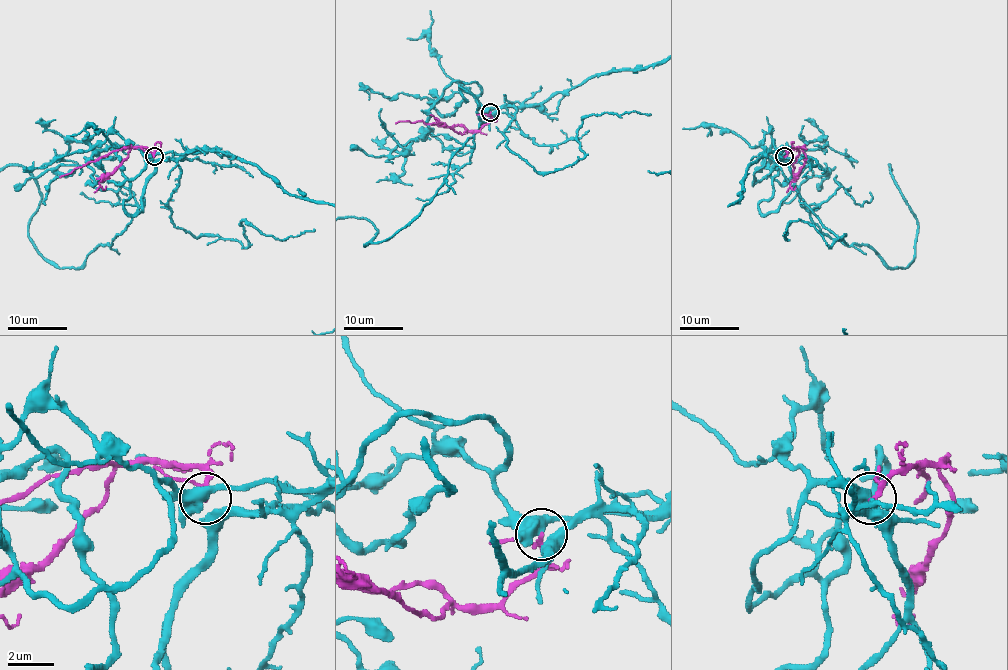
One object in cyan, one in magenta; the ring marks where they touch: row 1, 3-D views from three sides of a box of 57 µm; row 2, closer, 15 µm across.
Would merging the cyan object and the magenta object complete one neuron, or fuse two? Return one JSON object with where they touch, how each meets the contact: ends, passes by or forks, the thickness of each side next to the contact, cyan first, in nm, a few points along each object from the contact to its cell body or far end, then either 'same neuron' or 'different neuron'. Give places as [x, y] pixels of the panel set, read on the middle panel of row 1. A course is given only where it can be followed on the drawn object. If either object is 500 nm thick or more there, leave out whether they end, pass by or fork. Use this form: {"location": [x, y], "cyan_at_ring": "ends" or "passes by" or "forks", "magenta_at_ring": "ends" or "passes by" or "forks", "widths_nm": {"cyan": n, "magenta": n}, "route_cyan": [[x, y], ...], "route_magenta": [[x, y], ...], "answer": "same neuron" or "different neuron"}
{"location": [490, 112], "cyan_at_ring": "forks", "magenta_at_ring": "passes by", "widths_nm": {"cyan": 440, "magenta": 160}, "route_cyan": [[490, 112], [516, 108], [480, 124], [415, 217], [364, 246], [376, 229], [363, 217]], "route_magenta": [[490, 112], [489, 121], [478, 130], [421, 121], [396, 123]], "answer": "different neuron"}

